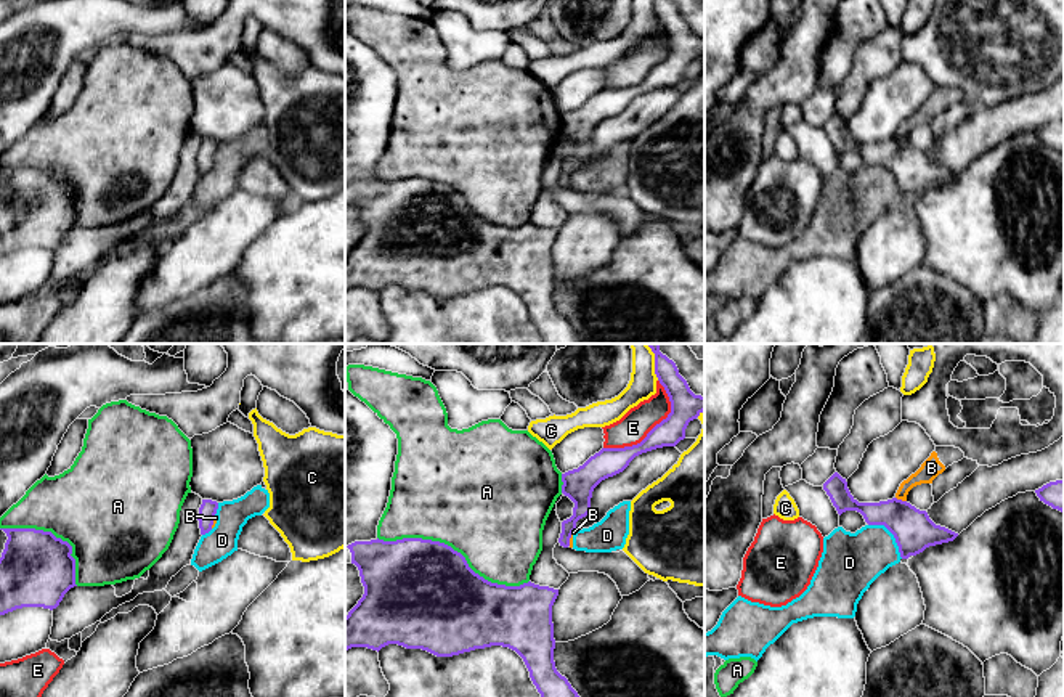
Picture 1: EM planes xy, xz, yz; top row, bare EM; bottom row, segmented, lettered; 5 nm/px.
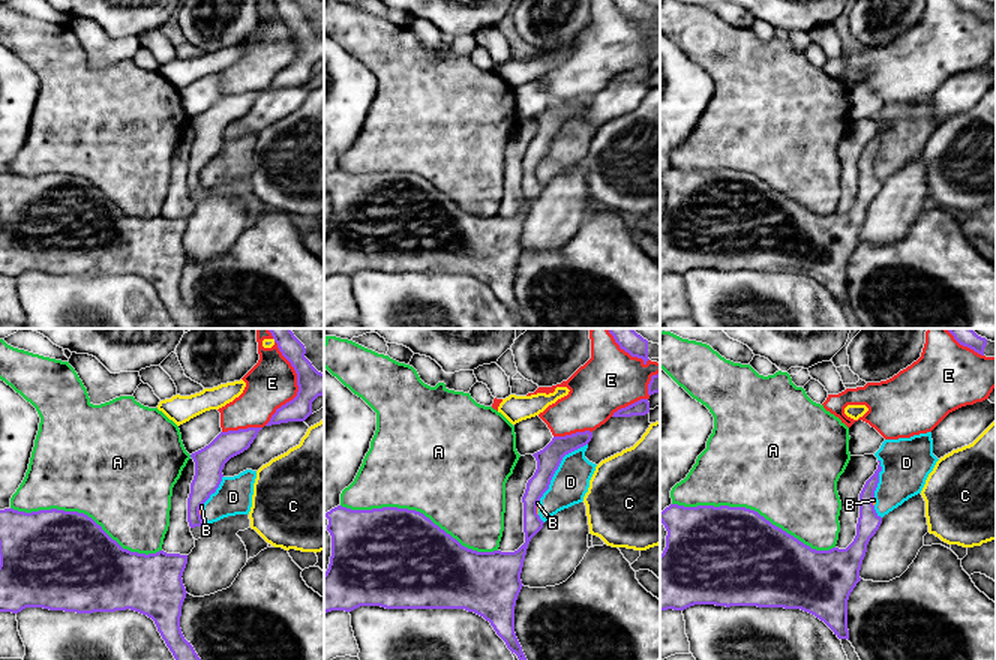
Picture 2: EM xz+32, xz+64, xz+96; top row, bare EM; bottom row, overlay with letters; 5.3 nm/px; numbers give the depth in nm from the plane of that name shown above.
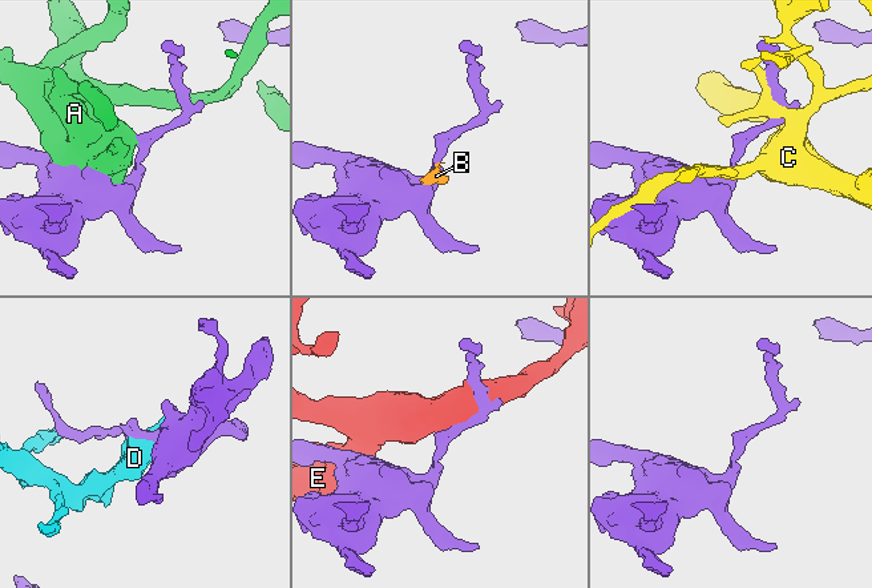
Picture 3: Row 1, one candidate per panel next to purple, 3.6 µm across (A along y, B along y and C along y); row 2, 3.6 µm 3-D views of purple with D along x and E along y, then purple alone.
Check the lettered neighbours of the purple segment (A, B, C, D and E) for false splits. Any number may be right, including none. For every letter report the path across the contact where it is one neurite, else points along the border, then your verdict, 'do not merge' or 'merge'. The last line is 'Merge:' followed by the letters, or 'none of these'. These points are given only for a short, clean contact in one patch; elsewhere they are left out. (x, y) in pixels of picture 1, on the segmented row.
A: do not merge
B: do not merge
C: do not merge
D: do not merge
E: do not merge
Merge: none of these

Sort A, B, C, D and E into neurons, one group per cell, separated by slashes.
A / B D / C / E

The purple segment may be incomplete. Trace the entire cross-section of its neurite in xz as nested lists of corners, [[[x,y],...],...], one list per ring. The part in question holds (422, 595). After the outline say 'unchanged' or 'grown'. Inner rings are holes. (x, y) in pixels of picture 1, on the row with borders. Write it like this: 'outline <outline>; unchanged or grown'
outline [[[371,540],[347,546],[359,570],[364,594],[345,617],[345,650],[388,644],[422,649],[437,657],[453,657],[475,649],[502,646],[525,662],[541,697],[579,697],[554,662],[552,605],[558,589],[531,581],[506,586],[475,573],[451,546],[422,540]]]; unchanged

